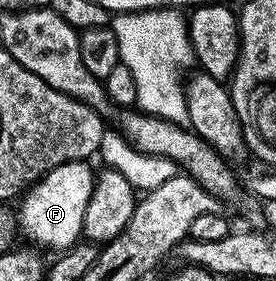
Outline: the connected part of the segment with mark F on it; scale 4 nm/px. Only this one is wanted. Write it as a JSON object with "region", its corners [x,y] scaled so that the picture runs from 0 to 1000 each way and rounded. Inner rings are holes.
{"region":[[[257,573],[196,594],[83,690],[65,758],[65,815],[120,875],[163,872],[174,886],[257,886],[293,854],[312,779],[312,722],[326,722],[348,673],[348,616],[319,573]]]}

